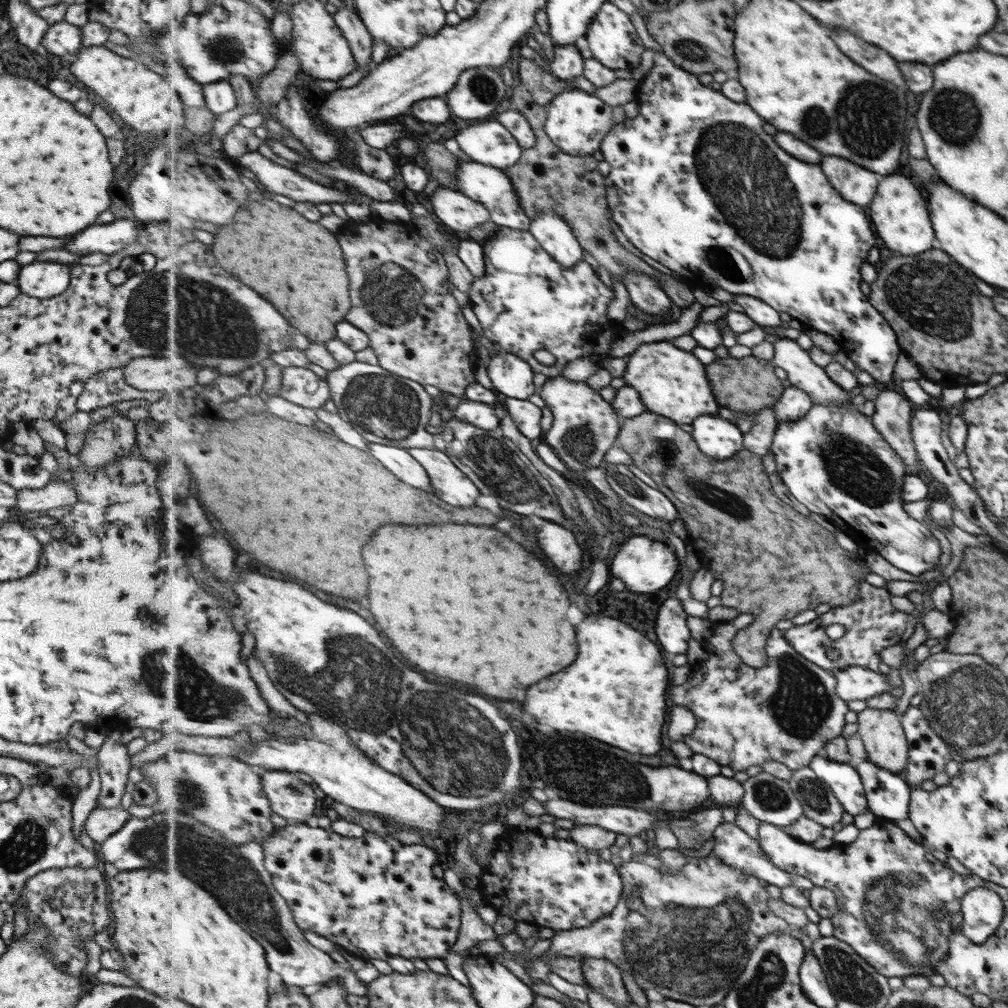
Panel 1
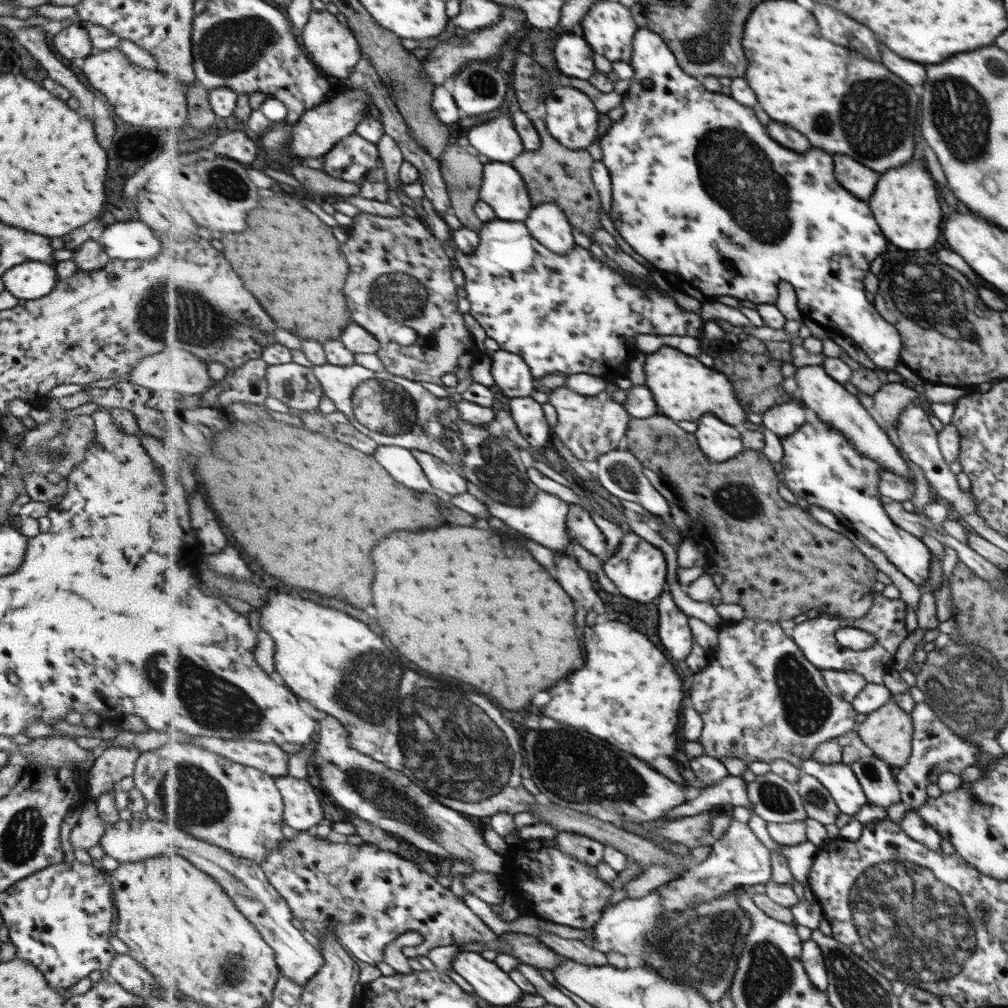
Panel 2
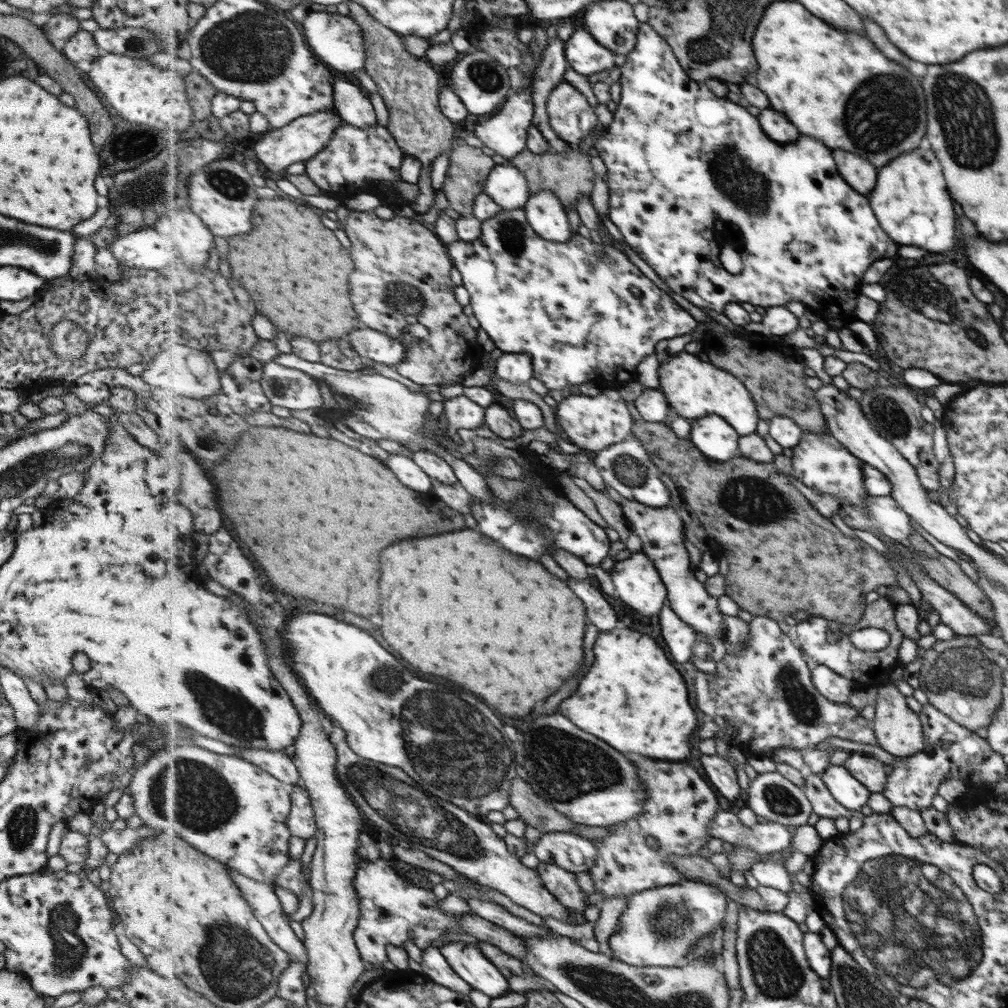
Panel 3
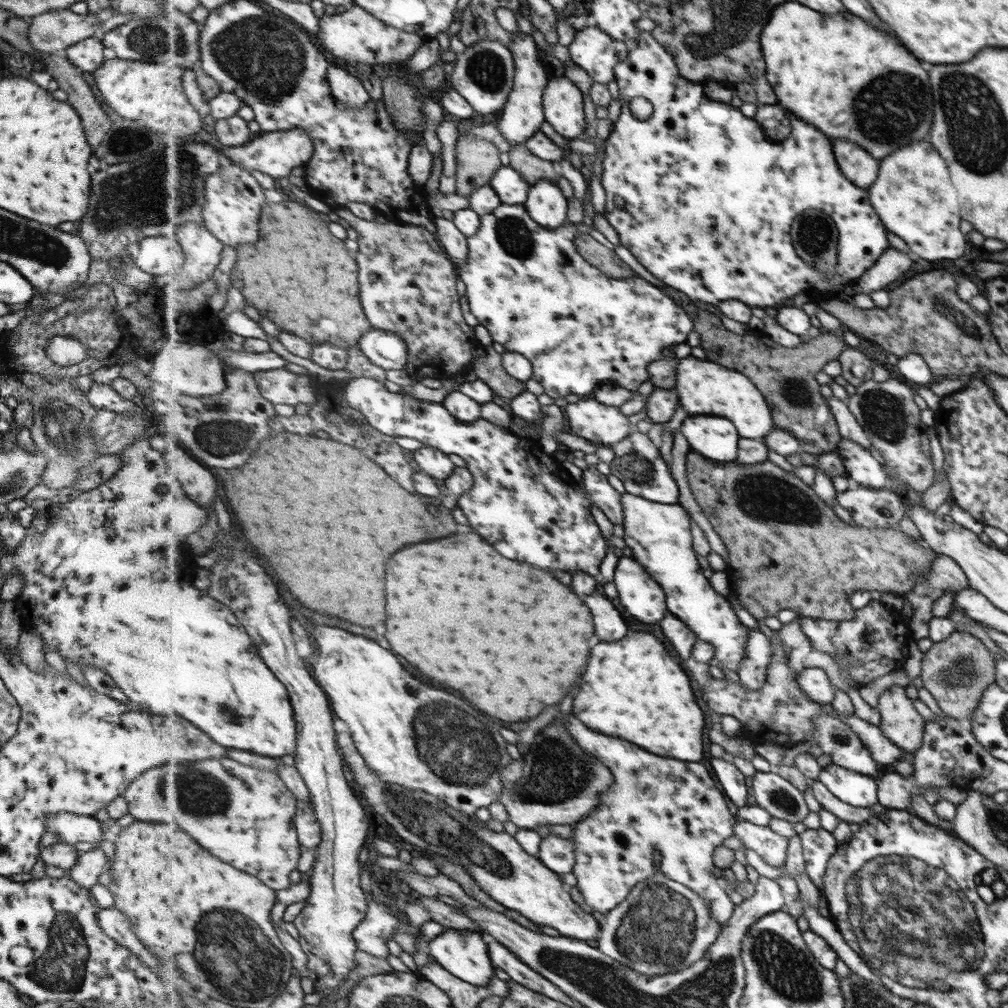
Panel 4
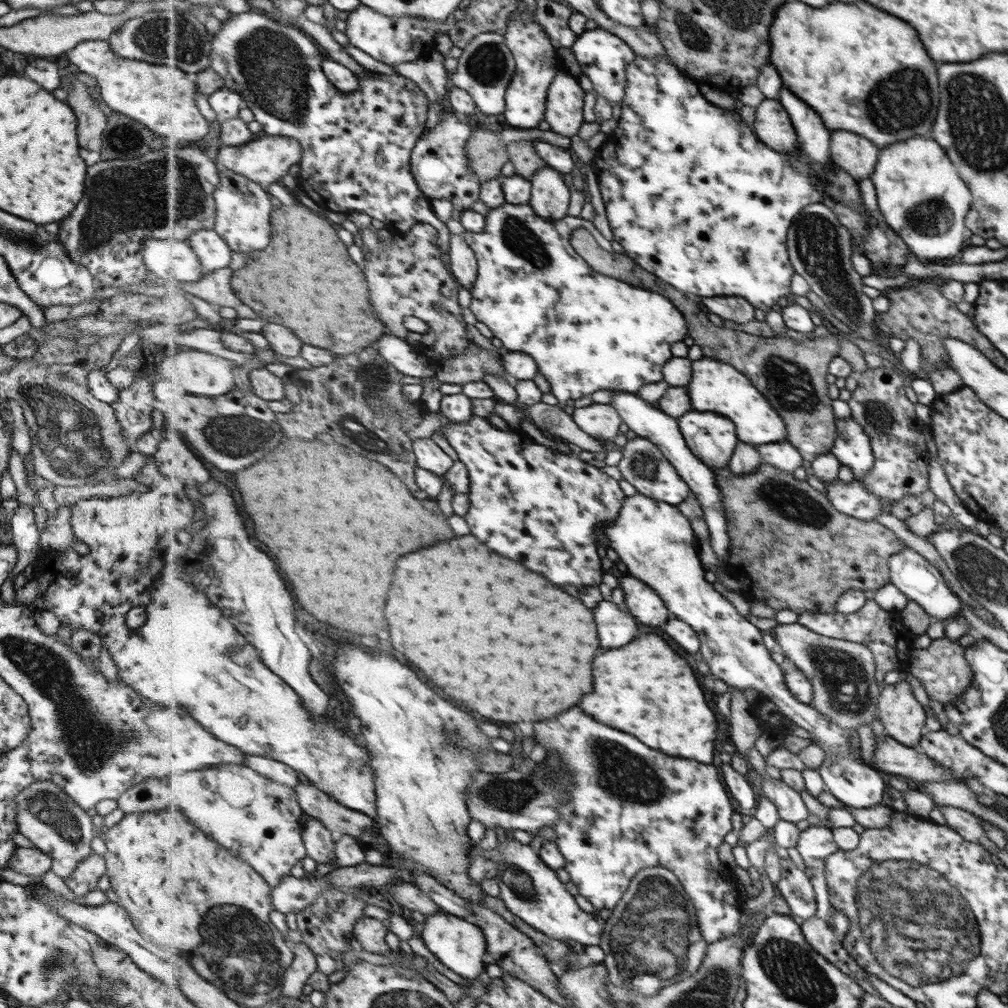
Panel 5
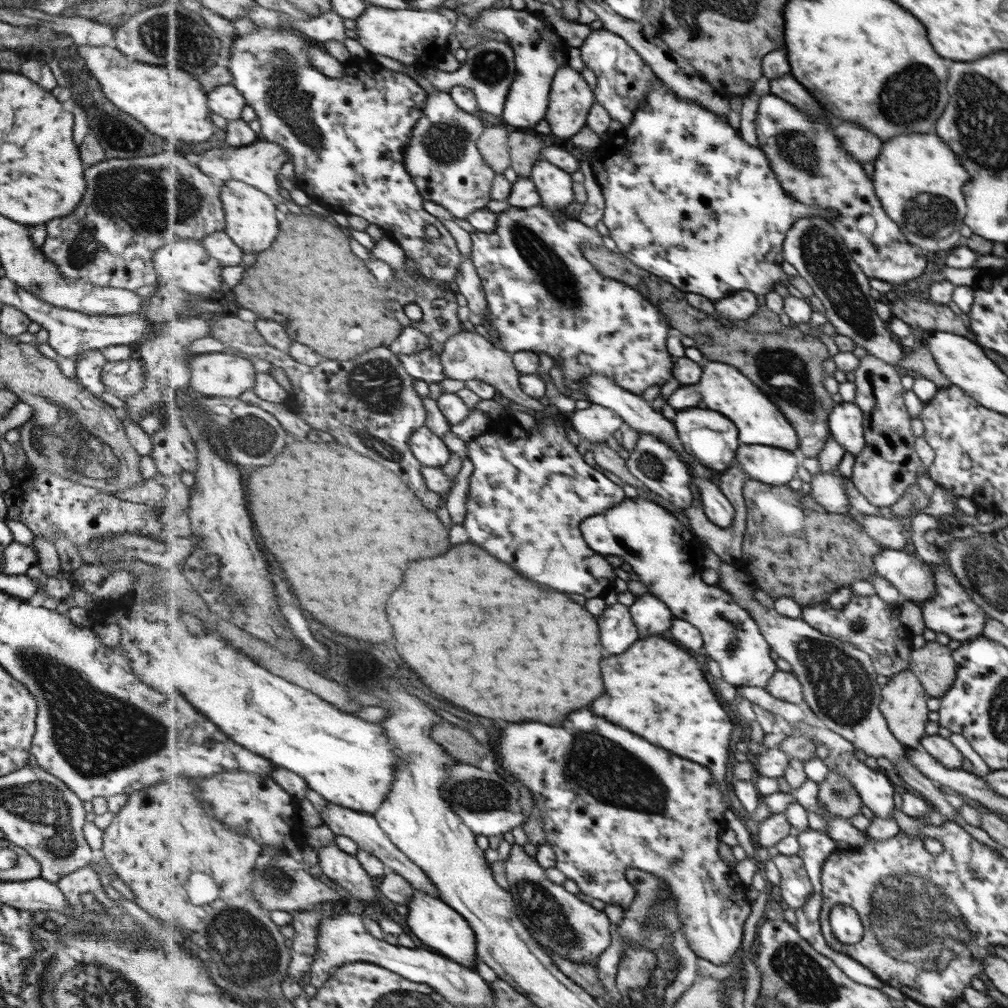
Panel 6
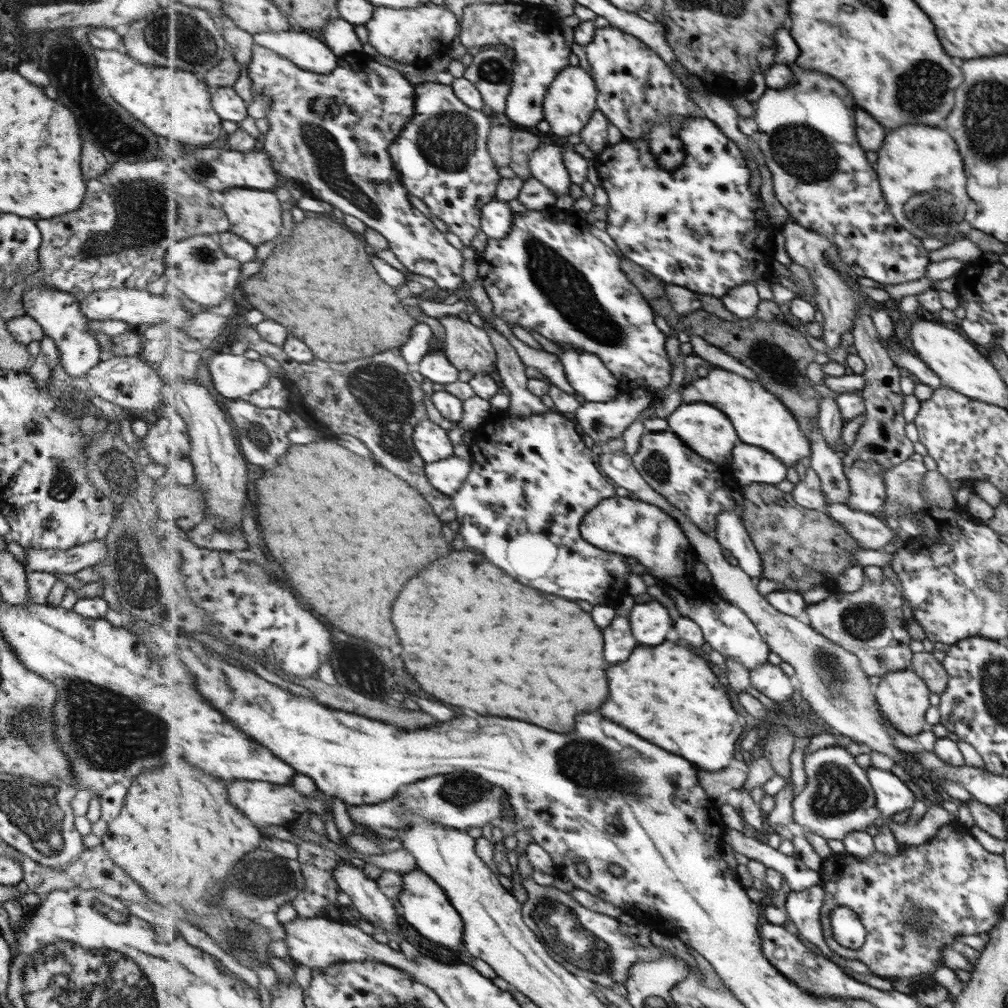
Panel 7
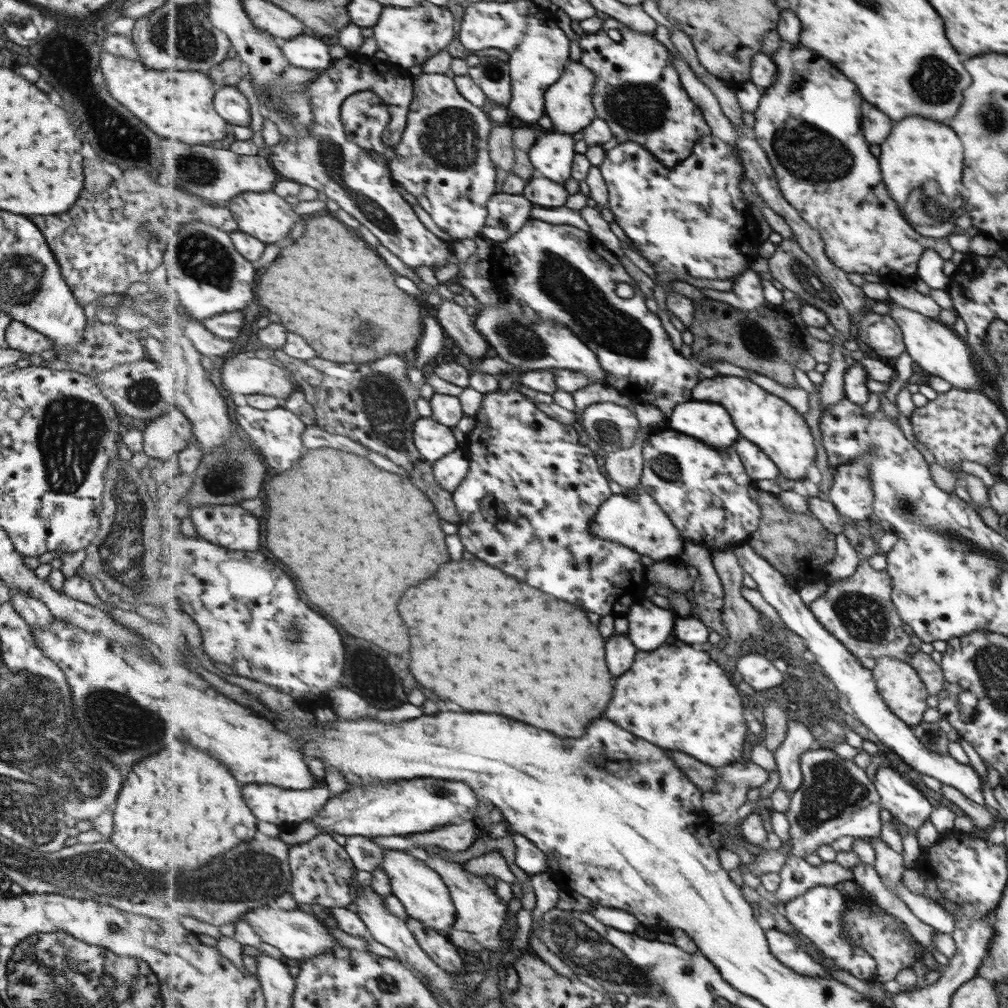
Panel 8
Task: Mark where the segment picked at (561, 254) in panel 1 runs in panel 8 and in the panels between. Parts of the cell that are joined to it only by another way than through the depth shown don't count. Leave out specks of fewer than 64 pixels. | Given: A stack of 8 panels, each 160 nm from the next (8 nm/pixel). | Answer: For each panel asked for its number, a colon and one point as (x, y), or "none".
2: (548, 223)
3: (547, 214)
4: (547, 205)
5: (551, 197)
6: (555, 186)
7: (547, 163)
8: (553, 156)

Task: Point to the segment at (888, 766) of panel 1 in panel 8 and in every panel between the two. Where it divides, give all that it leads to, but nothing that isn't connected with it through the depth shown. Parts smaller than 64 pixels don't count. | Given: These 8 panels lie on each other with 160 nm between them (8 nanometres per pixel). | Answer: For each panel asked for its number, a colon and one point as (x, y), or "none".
2: (888, 732)
3: (897, 731)
4: (903, 727)
5: (902, 717)
6: (902, 704)
7: (901, 696)
8: (900, 689)

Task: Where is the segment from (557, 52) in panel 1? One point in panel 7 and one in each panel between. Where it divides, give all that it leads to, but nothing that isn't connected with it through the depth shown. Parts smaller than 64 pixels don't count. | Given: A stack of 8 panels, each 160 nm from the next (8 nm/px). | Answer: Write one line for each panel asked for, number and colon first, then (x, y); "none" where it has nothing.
2: (573, 52)
3: (587, 56)
4: (599, 54)
5: (603, 57)
6: (624, 78)
7: (640, 94)

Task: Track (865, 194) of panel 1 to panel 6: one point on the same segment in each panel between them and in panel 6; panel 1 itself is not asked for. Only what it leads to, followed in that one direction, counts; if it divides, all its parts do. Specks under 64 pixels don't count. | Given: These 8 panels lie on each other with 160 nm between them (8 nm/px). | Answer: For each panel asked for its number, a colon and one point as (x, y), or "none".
2: (860, 181)
3: (859, 174)
4: (860, 169)
5: (855, 155)
6: (863, 145)

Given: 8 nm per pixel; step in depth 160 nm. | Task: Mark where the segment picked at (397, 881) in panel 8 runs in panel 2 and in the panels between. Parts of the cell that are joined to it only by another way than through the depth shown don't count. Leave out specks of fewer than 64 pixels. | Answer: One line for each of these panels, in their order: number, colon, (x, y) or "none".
2: (492, 984)
3: (469, 961)
4: (463, 952)
5: (459, 944)
6: (438, 925)
7: (426, 907)

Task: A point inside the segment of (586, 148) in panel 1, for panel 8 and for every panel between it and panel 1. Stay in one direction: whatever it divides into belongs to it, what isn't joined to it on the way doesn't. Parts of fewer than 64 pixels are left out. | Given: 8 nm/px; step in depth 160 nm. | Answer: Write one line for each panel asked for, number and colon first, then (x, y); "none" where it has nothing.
2: (572, 117)
3: (572, 117)
4: (563, 101)
5: (564, 110)
6: (571, 98)
7: (570, 103)
8: (570, 108)

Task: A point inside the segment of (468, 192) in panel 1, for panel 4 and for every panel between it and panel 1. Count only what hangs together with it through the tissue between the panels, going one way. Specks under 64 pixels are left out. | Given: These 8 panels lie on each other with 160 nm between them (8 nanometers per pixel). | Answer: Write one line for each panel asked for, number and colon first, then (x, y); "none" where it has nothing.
2: (504, 187)
3: (508, 185)
4: (511, 187)

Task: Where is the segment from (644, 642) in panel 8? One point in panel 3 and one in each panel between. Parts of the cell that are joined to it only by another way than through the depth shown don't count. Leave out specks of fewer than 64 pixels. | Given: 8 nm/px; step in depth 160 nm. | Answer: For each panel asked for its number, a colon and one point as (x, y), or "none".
3: (636, 577)
4: (641, 595)
5: (645, 604)
6: (652, 616)
7: (651, 623)

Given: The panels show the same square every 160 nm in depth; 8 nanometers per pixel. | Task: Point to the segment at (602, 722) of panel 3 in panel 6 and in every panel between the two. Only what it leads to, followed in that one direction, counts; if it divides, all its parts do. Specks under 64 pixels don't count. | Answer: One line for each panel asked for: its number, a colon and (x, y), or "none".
4: (634, 689)
5: (646, 688)
6: (664, 695)

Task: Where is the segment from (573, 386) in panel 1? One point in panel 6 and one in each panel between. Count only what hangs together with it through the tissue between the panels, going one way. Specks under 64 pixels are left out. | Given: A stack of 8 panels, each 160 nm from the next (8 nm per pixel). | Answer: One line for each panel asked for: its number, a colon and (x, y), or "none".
2: (590, 426)
3: (592, 423)
4: (604, 425)
5: (602, 421)
6: (596, 423)

